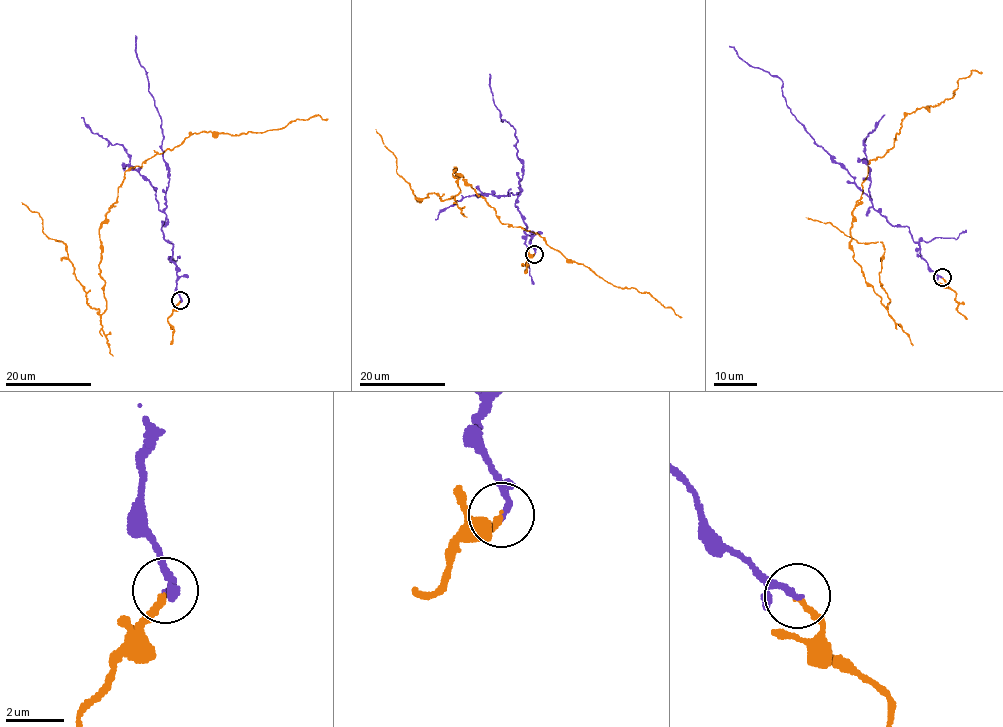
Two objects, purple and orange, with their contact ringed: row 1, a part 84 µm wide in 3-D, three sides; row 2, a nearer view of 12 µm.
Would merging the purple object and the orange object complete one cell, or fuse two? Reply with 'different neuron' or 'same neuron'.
same neuron

